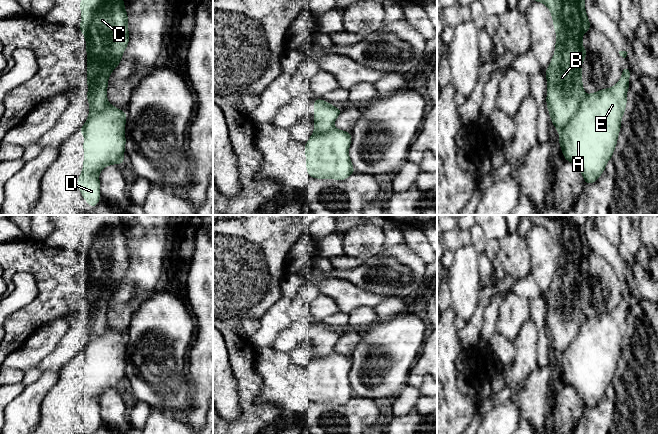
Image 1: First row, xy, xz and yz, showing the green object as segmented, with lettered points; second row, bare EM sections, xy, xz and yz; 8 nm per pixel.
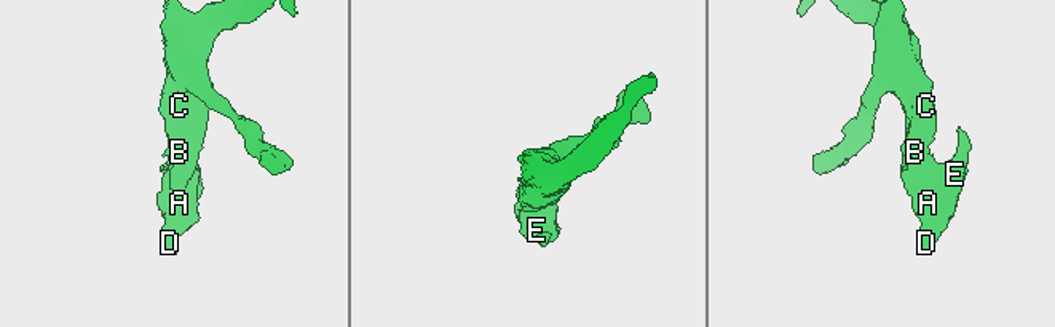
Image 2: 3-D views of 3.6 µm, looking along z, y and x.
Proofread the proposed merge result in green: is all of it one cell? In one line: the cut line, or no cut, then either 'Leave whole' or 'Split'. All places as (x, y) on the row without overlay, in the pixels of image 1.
Split along yz (586, 319), (569, 346), (558, 356). Split

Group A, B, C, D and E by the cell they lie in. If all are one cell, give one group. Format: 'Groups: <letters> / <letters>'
Groups: A D E / B C

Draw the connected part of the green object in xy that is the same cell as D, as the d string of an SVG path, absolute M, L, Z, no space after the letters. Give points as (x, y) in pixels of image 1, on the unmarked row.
M110 327L102 335L89 335L85 348L79 356L85 361L83 366L83 393L78 401L78 413L82 421L91 431L95 431L100 424L99 399L102 393L114 388L122 388L124 384L126 361L125 348L127 338Z

